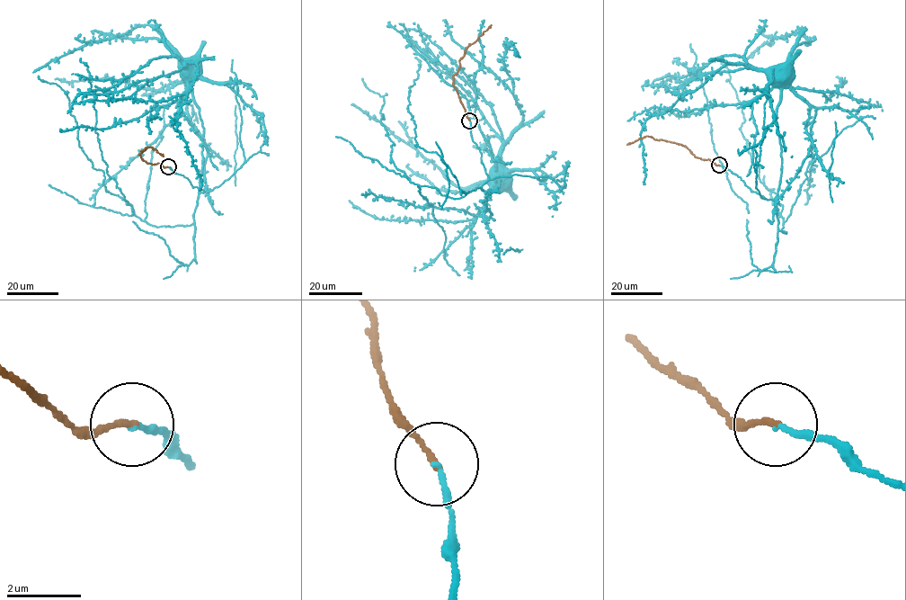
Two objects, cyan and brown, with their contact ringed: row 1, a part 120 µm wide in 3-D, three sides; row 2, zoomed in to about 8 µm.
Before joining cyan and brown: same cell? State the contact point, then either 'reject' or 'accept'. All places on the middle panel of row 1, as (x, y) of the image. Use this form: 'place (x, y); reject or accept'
place (469, 120); accept

